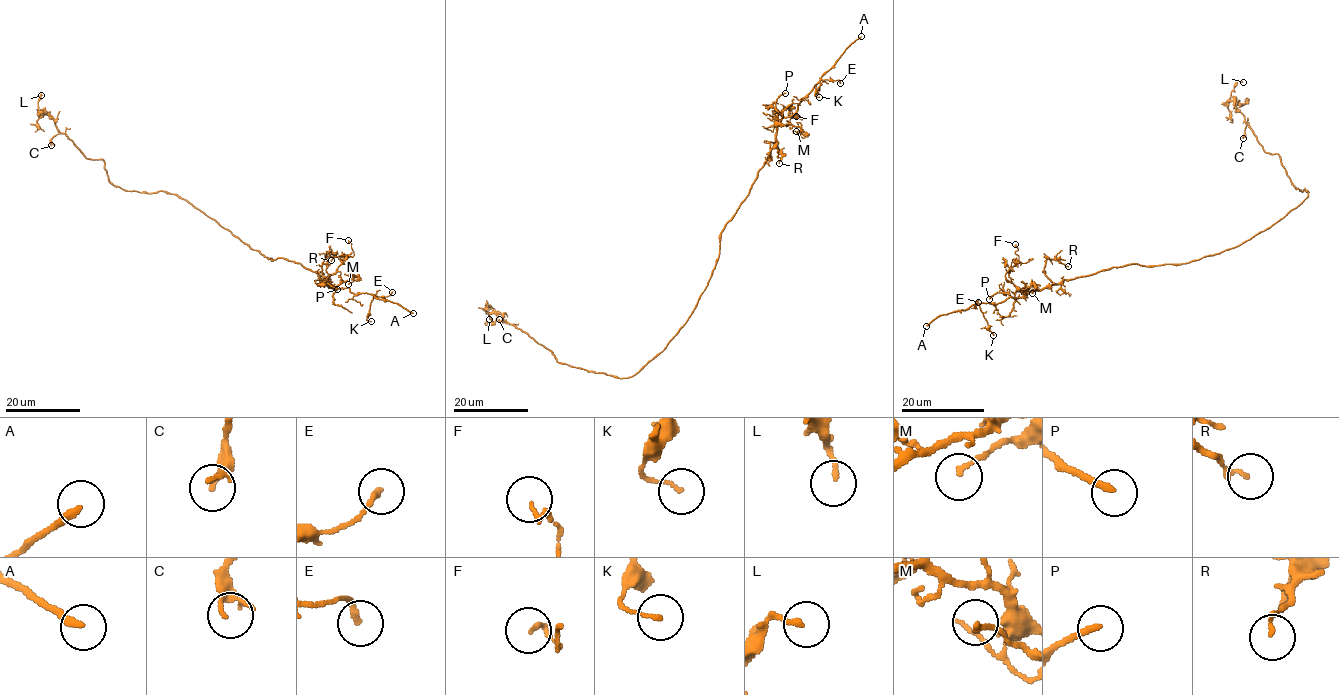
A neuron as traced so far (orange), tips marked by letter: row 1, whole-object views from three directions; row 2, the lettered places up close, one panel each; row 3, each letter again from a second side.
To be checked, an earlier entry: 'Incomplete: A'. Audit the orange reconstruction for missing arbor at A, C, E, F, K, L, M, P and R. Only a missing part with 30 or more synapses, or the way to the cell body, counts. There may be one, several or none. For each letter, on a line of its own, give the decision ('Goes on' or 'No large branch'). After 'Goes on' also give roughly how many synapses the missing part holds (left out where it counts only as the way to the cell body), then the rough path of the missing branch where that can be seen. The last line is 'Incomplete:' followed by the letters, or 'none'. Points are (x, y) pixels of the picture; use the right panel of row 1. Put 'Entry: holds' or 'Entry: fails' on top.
Entry: holds
A: Goes on
C: No large branch
E: No large branch
F: No large branch
K: No large branch
L: No large branch
M: No large branch
P: No large branch
R: No large branch
Incomplete: A

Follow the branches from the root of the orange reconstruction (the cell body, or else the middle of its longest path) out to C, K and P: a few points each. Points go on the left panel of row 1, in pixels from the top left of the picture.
C: (248, 246), (181, 197), (115, 187), (104, 162), (88, 159), (64, 134), (55, 135), (51, 145)
K: (248, 246), (266, 257), (320, 271), (334, 288), (372, 295), (366, 318), (371, 321)
P: (248, 246), (266, 257), (283, 257), (312, 271), (320, 271), (334, 288), (327, 284), (337, 289)

